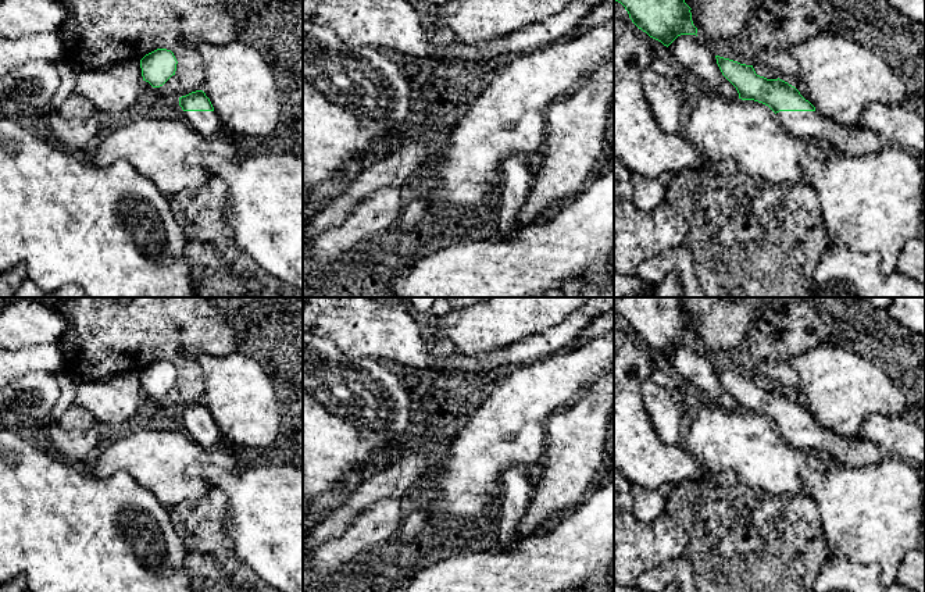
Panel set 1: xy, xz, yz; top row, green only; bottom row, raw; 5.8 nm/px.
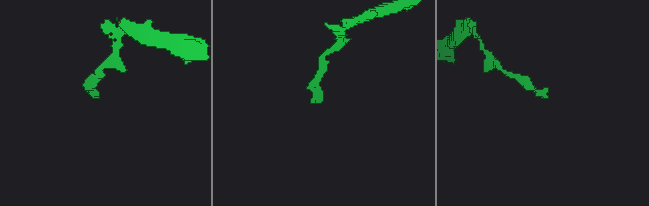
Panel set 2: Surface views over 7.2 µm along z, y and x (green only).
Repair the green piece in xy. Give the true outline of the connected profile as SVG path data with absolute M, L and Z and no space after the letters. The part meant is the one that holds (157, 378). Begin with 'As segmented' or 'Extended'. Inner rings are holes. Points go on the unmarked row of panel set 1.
As segmented. M157 360L140 371L143 392L153 399L162 397L176 382L176 370L171 361Z

